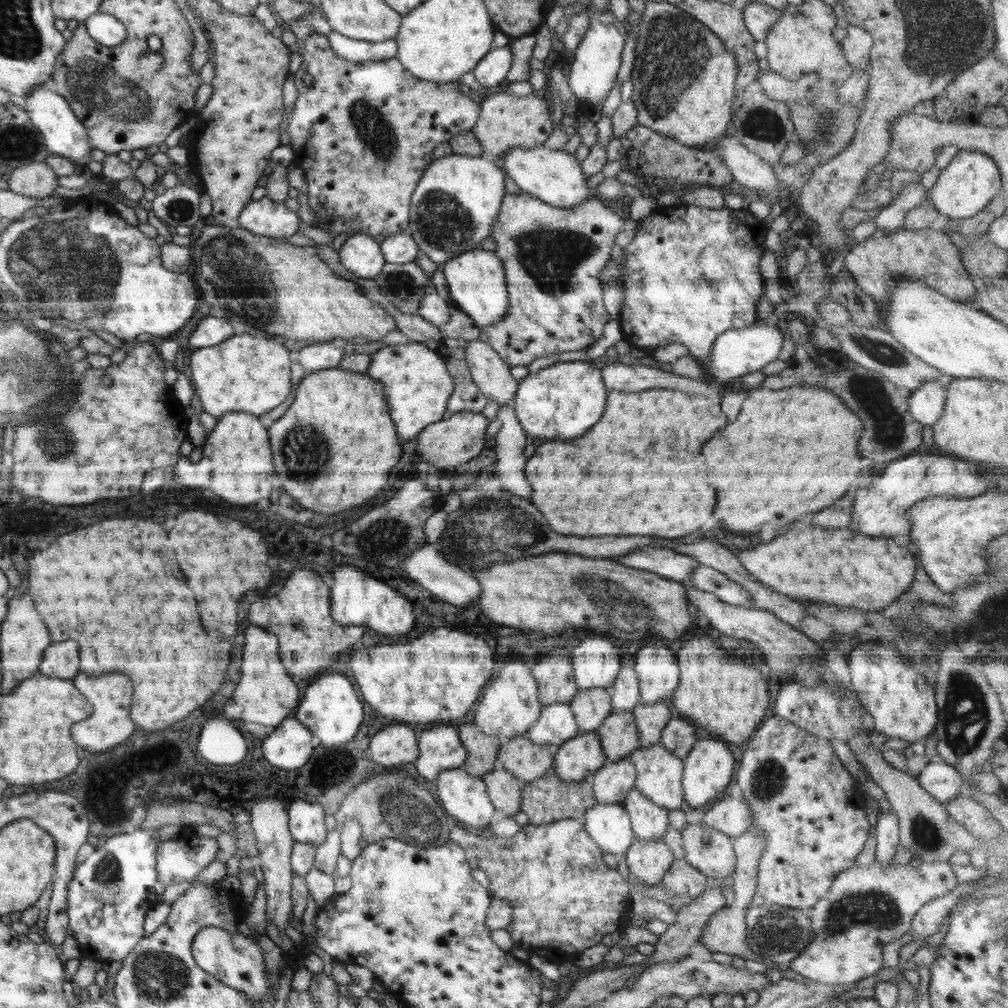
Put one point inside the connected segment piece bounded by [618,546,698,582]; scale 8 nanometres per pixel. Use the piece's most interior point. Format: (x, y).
(666, 562)

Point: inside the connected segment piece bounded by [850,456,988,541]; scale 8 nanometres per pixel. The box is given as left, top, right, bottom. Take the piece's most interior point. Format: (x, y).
(878, 510)

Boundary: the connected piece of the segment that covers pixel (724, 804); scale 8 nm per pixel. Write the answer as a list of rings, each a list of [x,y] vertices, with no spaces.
[[[730,796],[716,802],[701,821],[702,827],[712,828],[730,838],[736,838],[750,830],[753,815],[748,804],[742,799]]]

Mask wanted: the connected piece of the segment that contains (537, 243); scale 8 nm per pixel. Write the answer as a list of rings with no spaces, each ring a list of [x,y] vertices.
[[[506,194],[490,237],[496,241],[495,253],[505,268],[508,312],[496,325],[480,328],[479,340],[493,348],[508,366],[527,366],[544,356],[591,347],[611,320],[603,304],[601,273],[610,262],[610,250],[616,234],[624,230],[624,222],[620,211],[593,197],[566,210],[550,206],[532,194]]]

